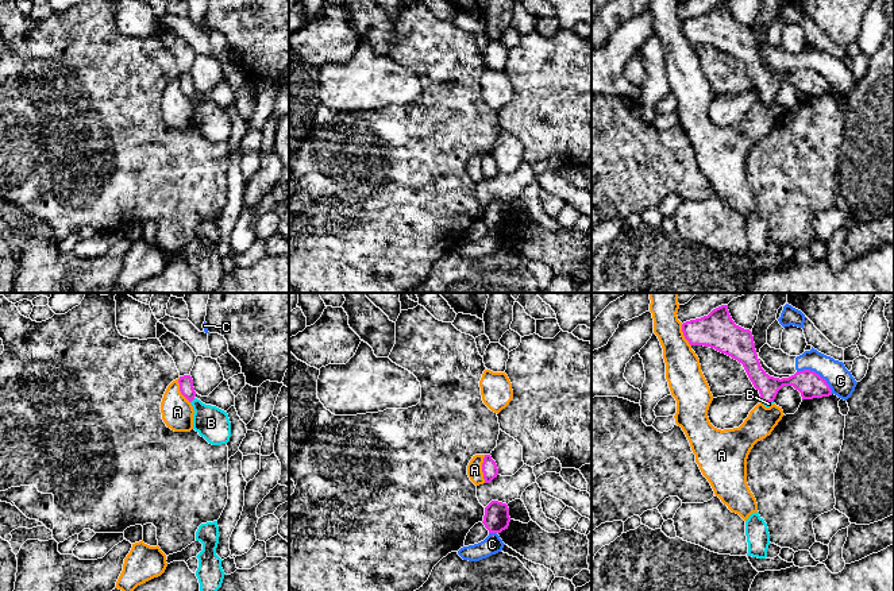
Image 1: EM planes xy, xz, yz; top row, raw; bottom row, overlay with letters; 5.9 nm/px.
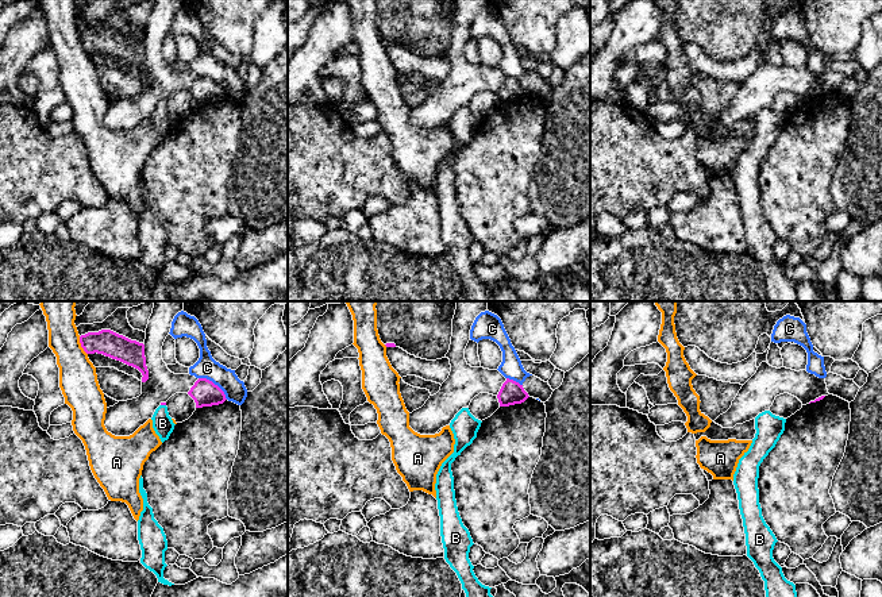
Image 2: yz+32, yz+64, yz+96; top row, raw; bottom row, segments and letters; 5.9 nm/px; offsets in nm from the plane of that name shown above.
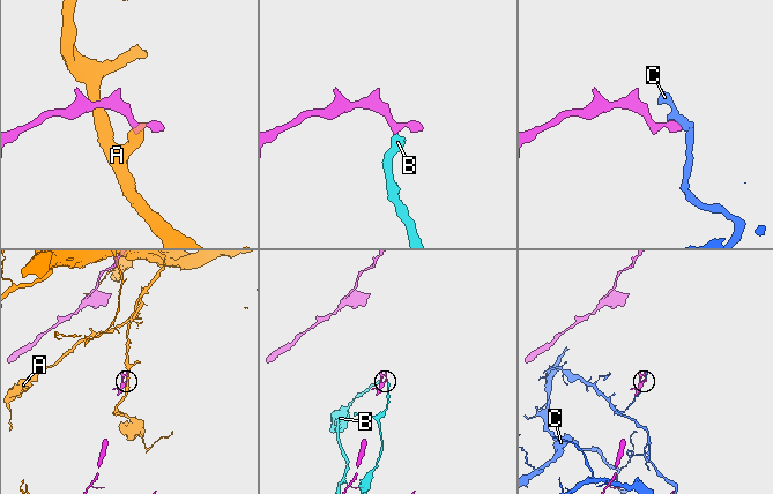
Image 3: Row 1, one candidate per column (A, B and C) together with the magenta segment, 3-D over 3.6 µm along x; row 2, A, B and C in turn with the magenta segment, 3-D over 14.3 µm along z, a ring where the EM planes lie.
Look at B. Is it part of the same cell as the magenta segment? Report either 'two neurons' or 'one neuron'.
one neuron

